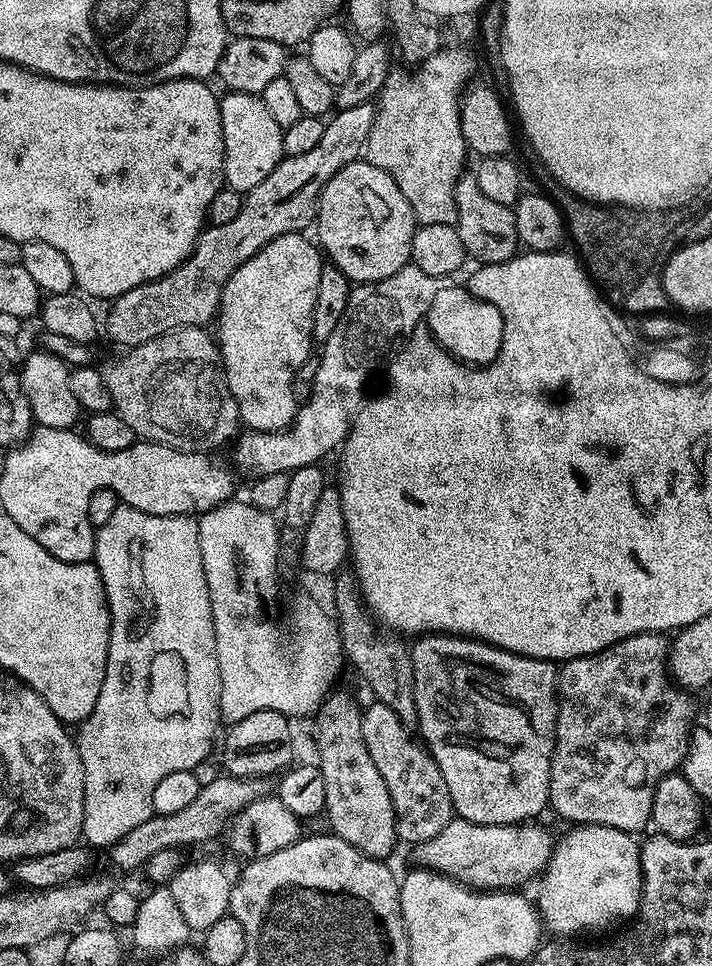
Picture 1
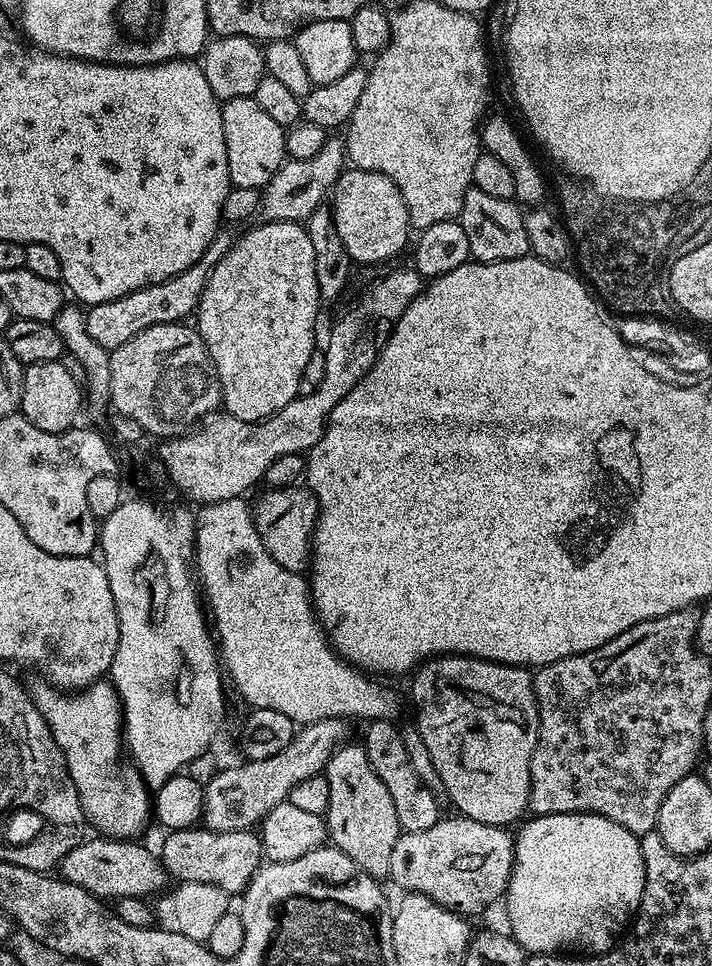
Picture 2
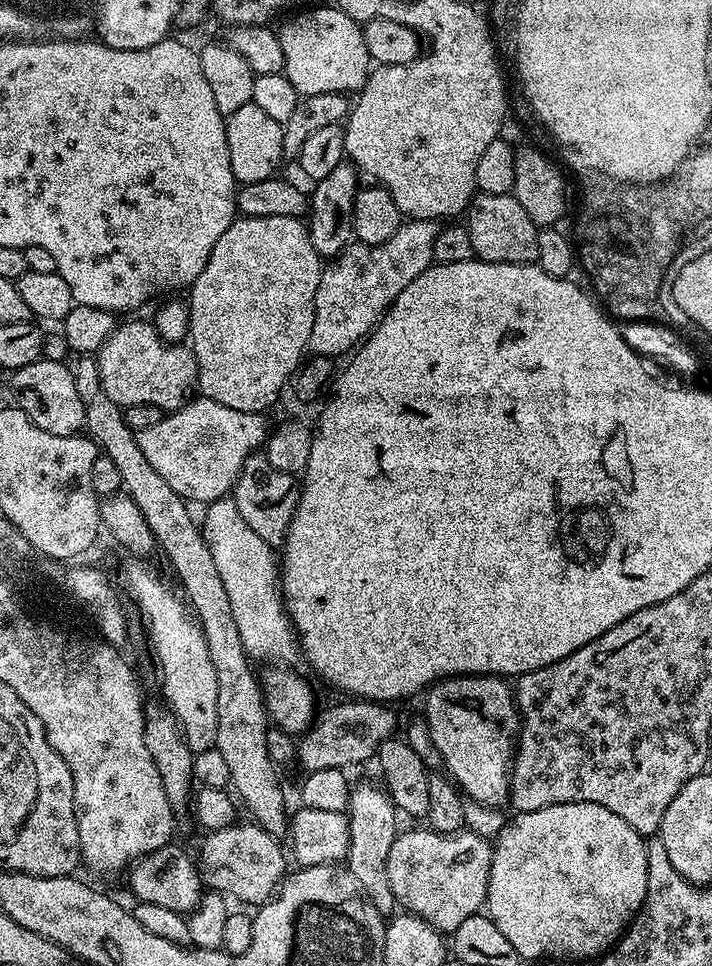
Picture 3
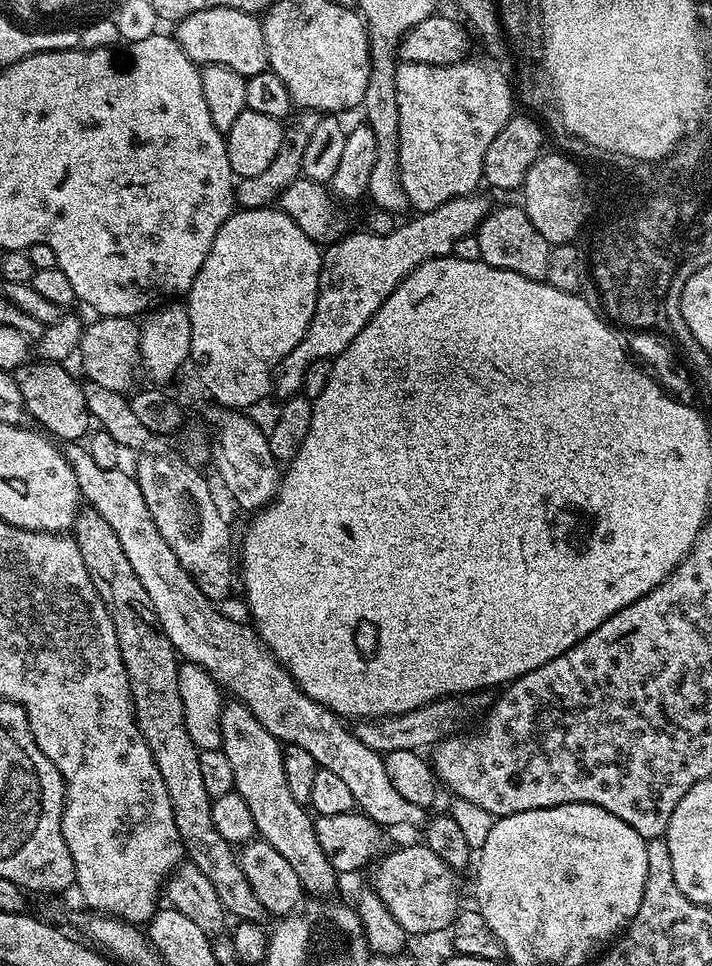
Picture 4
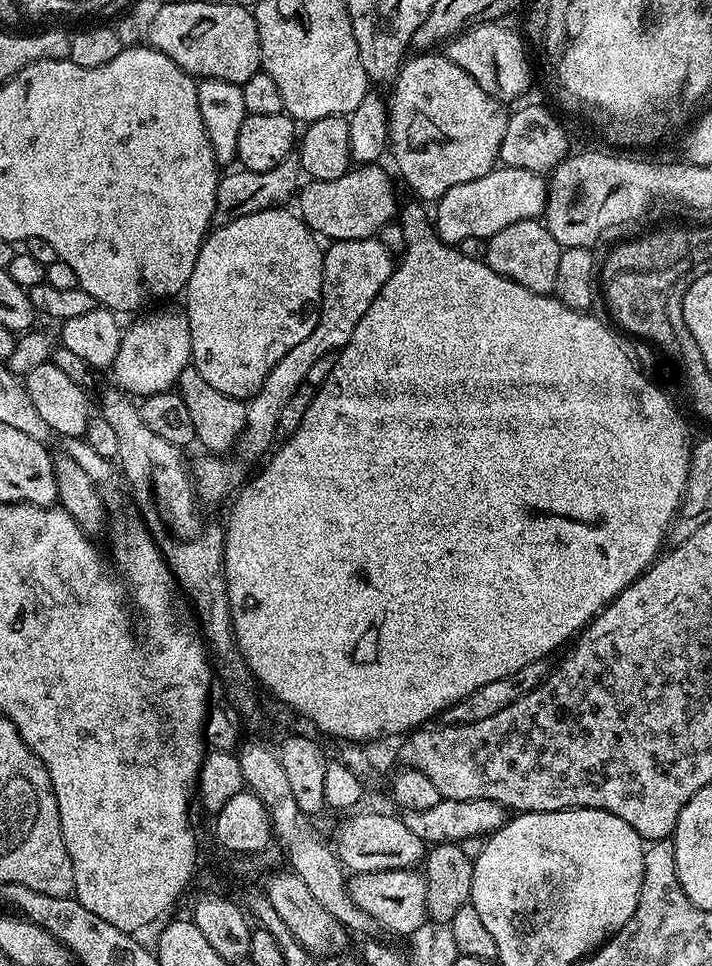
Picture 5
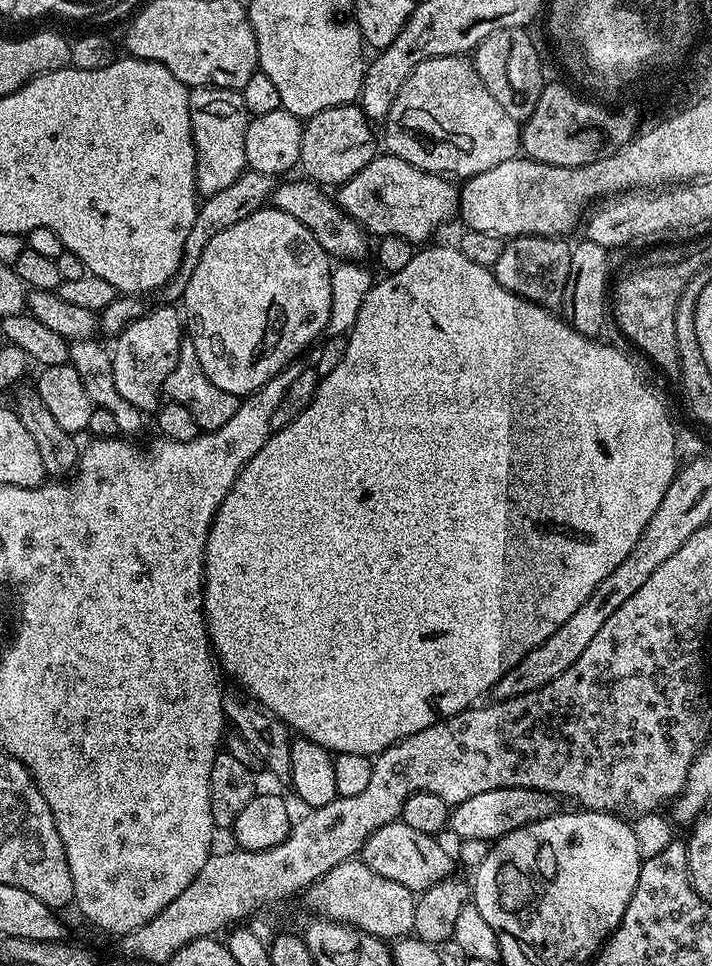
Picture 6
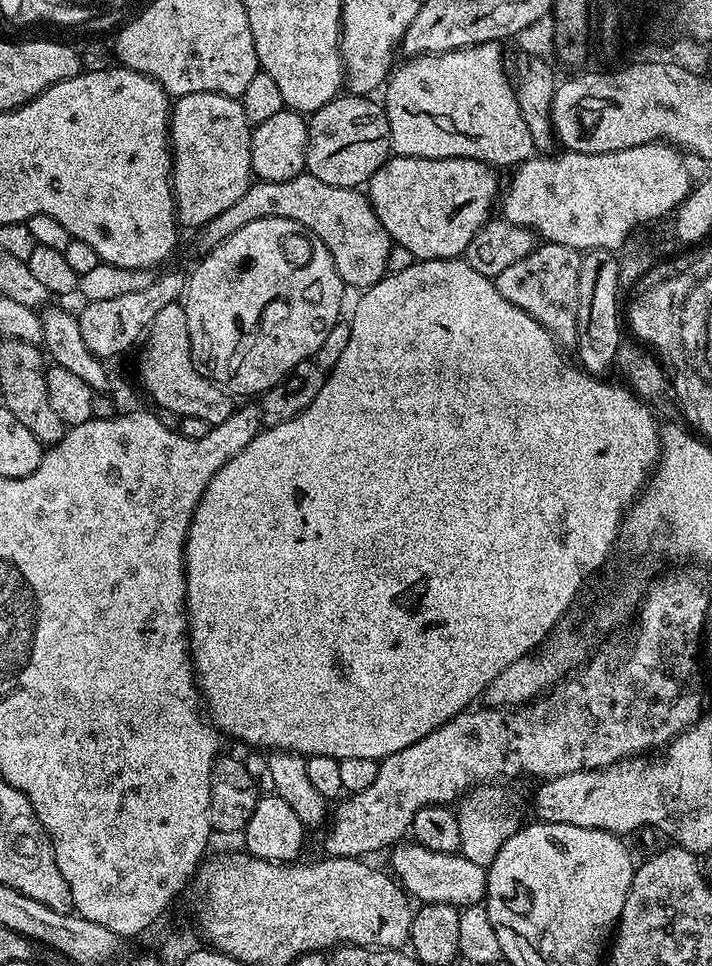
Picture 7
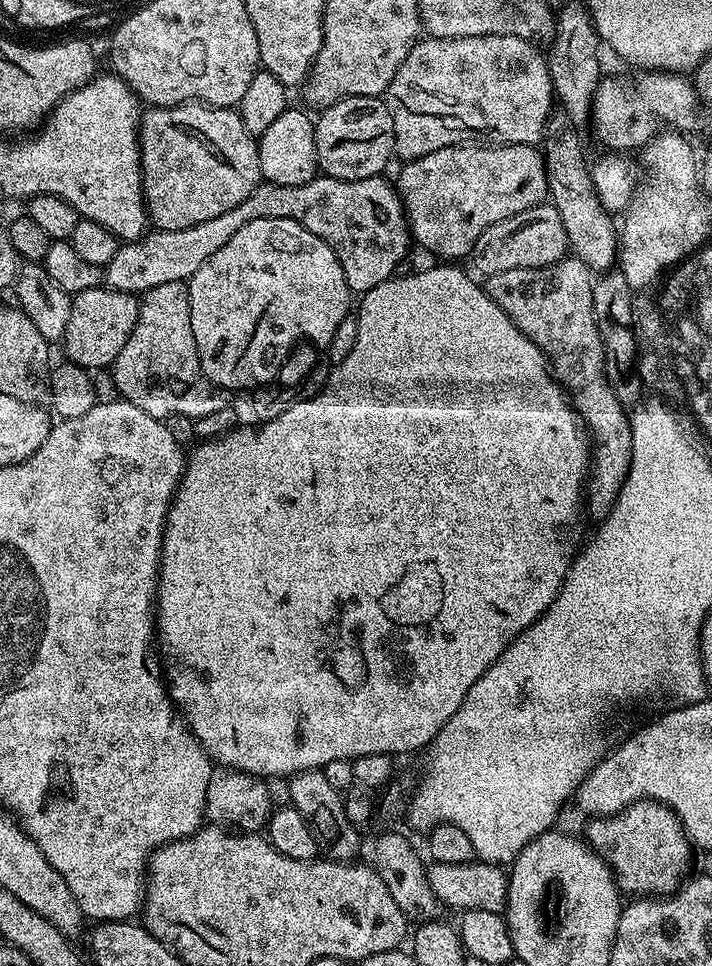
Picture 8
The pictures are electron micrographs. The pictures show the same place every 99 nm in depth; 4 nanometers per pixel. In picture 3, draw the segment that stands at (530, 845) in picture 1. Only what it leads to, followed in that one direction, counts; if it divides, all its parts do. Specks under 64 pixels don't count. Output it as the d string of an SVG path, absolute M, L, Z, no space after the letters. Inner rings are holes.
M401 831L394 846L390 846L388 860L390 890L396 896L397 905L411 915L421 916L424 921L441 934L451 934L466 922L466 918L477 915L485 907L490 882L490 862L493 841L483 840L476 832Z

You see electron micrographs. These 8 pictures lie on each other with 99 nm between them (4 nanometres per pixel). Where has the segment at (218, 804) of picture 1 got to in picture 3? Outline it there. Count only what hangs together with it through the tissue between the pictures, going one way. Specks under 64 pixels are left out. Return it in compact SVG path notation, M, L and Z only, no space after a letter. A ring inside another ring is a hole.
M345 699L345 704L336 704L319 713L318 719L307 732L299 737L296 760L305 773L327 768L351 769L351 764L360 764L377 755L382 742L393 739L396 732L396 716L391 707L374 700Z

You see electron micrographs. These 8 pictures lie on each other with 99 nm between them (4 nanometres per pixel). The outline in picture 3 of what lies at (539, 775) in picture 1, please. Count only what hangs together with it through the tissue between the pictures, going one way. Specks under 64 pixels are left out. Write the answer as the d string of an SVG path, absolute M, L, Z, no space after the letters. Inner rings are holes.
M450 676L447 680L437 680L427 689L424 698L422 717L429 726L434 746L441 754L443 767L456 787L473 804L487 808L507 805L510 800L510 773L520 734L520 711L516 709L513 685L499 676Z

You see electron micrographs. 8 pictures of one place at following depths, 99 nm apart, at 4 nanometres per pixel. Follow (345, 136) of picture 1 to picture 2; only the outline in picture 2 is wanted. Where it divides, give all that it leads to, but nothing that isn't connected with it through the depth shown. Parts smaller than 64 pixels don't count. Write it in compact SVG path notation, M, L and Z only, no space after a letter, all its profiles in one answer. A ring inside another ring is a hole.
M329 135L328 141L322 146L314 158L302 158L301 160L285 159L284 165L270 178L270 182L260 197L258 216L261 221L269 220L295 220L307 221L310 214L314 214L316 208L325 203L326 197L331 193L340 173L346 164L346 144L339 135ZM218 234L210 242L210 246L202 254L202 258L194 266L190 266L181 276L175 276L161 284L148 284L142 290L134 290L122 298L114 298L110 302L91 305L86 312L86 330L90 330L90 338L98 342L98 346L114 349L130 342L134 334L142 334L142 330L150 330L150 326L159 324L178 324L187 321L195 313L200 304L200 295L206 286L213 266L228 253L232 247L231 235Z

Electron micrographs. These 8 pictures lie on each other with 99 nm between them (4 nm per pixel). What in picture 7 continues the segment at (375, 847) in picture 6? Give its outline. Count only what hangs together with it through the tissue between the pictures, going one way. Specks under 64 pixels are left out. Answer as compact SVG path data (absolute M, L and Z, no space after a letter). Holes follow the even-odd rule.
M401 842L391 849L392 868L390 872L398 881L401 888L408 893L409 897L415 898L420 904L455 904L467 906L479 904L488 895L488 873L478 862L470 862L467 854L438 854L434 850L426 850L426 846L415 842Z

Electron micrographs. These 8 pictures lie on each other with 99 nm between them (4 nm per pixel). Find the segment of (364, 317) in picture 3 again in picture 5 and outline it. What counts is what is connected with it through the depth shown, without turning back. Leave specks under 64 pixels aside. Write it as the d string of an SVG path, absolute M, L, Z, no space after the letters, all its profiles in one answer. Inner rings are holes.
M497 166L491 172L482 174L482 178L474 178L474 182L462 182L459 186L450 186L446 194L442 194L435 205L434 227L436 235L446 244L459 246L462 238L478 238L487 242L491 236L498 234L498 230L506 230L506 226L514 226L514 222L534 220L543 217L547 206L548 184L539 172L518 170ZM378 238L371 240L334 240L324 248L324 269L322 270L322 290L320 291L320 317L310 330L310 338L298 342L294 350L289 350L270 370L262 386L247 401L246 422L242 437L244 456L256 460L264 451L273 447L272 440L277 439L276 427L282 414L282 406L290 402L294 390L306 383L314 362L331 352L339 353L350 342L350 334L358 326L362 314L370 310L370 302L386 286L392 276L394 256L382 246ZM272 444L272 445L271 445ZM269 447L269 448L268 448ZM268 448L268 449L267 449Z

